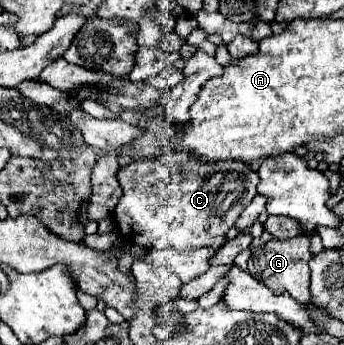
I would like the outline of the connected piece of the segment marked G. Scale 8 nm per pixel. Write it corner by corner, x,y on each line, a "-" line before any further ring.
297,235
297,237
285,239
285,241
271,239
269,243
259,245
251,253
247,271
253,277
257,277
261,283
265,283
275,295
281,295
281,293
287,291
299,303
309,303
309,275
311,275
309,259
311,259
309,235

